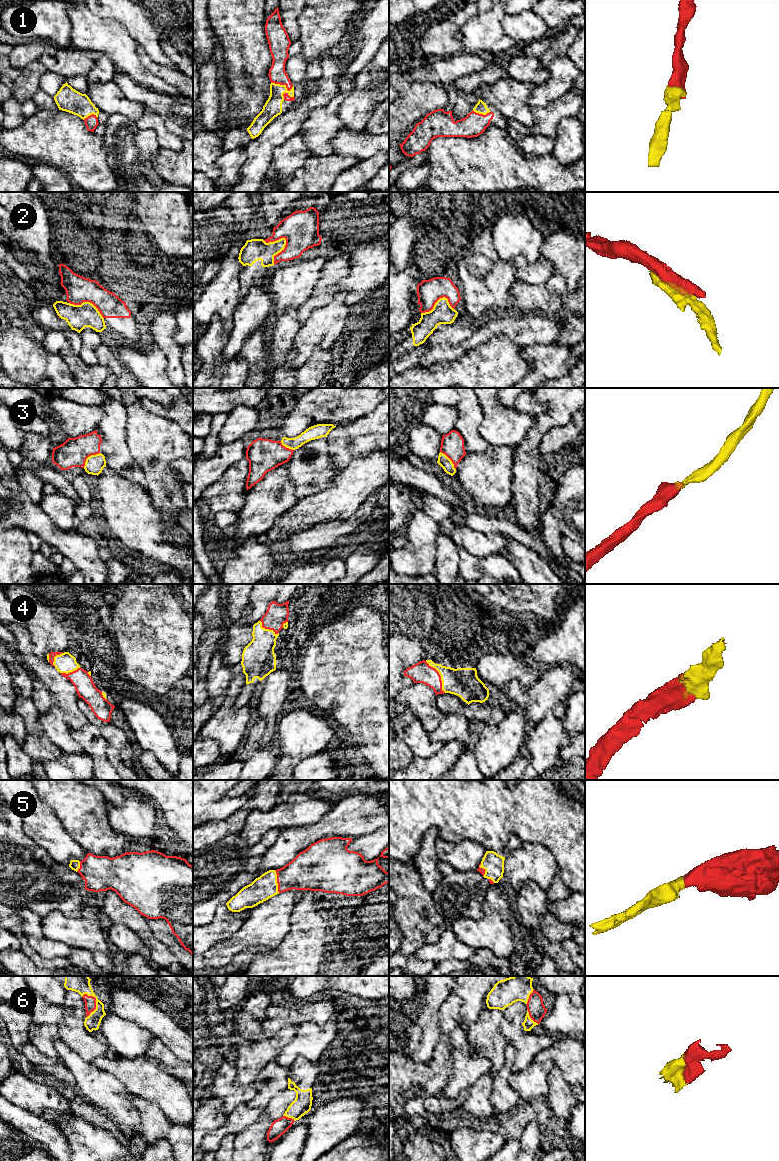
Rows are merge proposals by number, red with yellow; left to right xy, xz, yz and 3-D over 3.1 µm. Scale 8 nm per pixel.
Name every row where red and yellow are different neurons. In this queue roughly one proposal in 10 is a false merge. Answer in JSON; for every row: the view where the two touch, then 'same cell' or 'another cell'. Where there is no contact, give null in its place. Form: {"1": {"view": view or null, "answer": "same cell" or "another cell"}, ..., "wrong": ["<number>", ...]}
{"1": {"view": "xz", "answer": "same cell"}, "2": {"view": "xz", "answer": "another cell"}, "3": {"view": "xy", "answer": "same cell"}, "4": {"view": "yz", "answer": "same cell"}, "5": {"view": "xz", "answer": "same cell"}, "6": {"view": "xy", "answer": "same cell"}, "wrong": ["2"]}

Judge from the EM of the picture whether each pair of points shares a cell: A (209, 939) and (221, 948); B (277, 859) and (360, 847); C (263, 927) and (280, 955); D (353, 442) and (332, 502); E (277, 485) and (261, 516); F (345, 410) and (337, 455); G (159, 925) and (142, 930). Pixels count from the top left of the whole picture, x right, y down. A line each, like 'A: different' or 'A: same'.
A: different
B: different
C: different
D: different
E: same
F: different
G: different

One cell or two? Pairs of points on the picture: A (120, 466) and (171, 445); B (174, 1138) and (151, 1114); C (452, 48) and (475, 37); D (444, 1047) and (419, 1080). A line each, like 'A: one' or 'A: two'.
A: two
B: one
C: two
D: one

